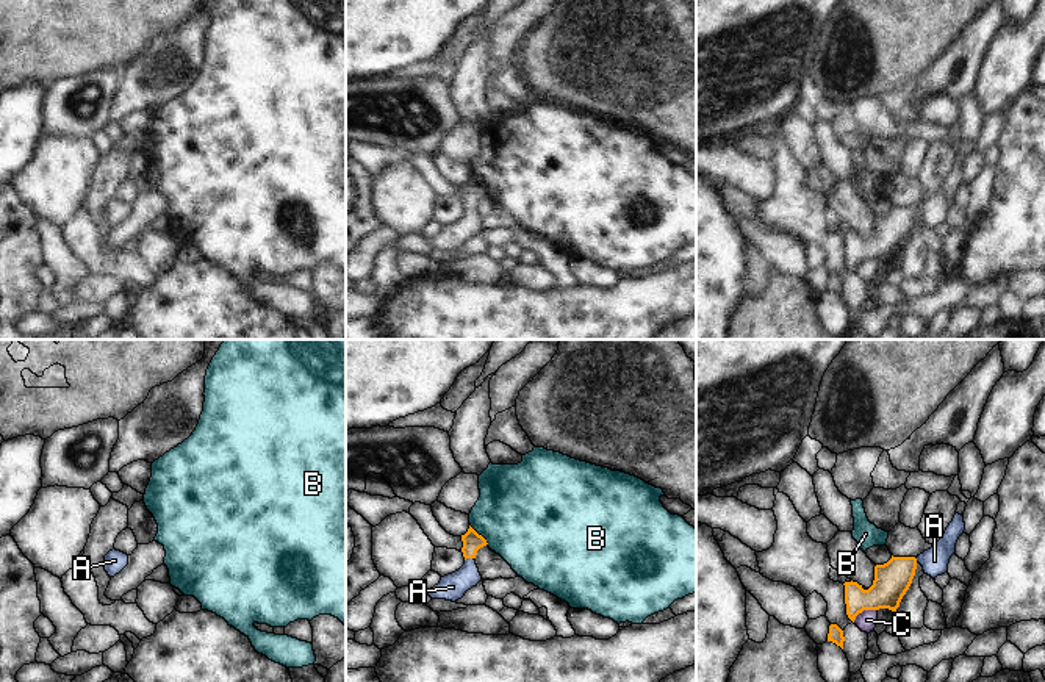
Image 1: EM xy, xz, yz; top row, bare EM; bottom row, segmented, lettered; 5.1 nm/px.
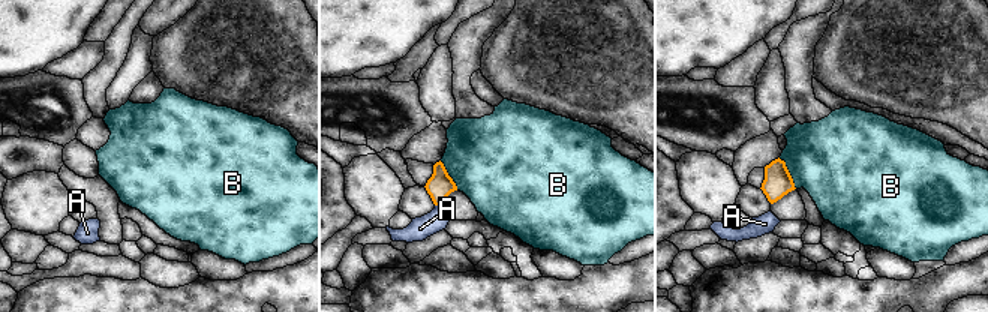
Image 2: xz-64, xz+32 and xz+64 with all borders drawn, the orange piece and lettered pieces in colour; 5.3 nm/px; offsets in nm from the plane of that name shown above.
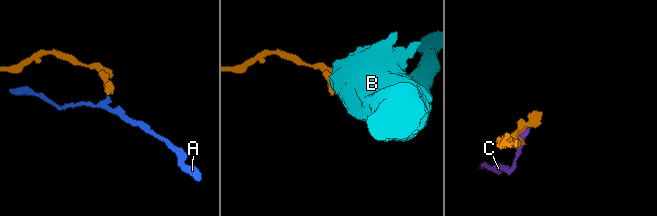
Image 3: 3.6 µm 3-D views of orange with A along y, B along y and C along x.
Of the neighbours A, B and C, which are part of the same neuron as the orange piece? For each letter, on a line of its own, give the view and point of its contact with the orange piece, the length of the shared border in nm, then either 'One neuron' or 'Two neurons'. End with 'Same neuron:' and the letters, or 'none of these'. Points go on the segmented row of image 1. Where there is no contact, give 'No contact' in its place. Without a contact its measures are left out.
A: Touches orange at xz (468, 557). Shared border 50 nm. One neuron
B: Touches orange at xz (477, 534). Shared border 140 nm. Two neurons
C: Touches orange at yz (864, 609). Shared border 140 nm. Two neurons
Same neuron: A.

